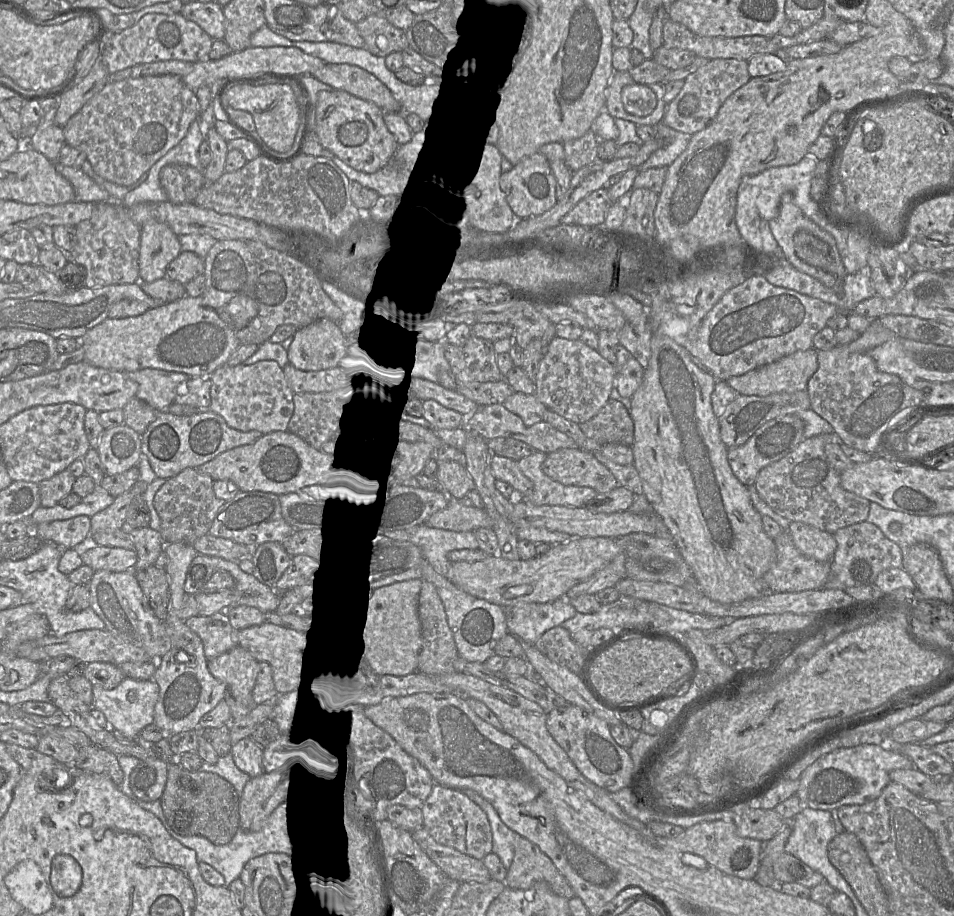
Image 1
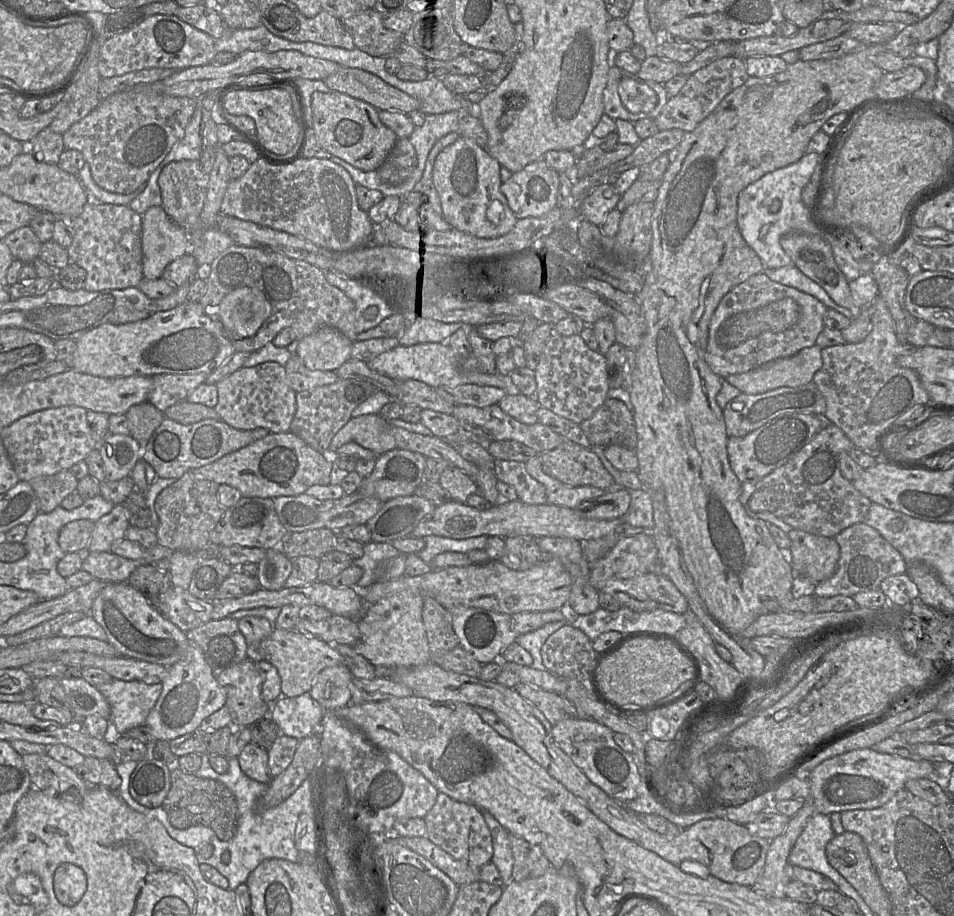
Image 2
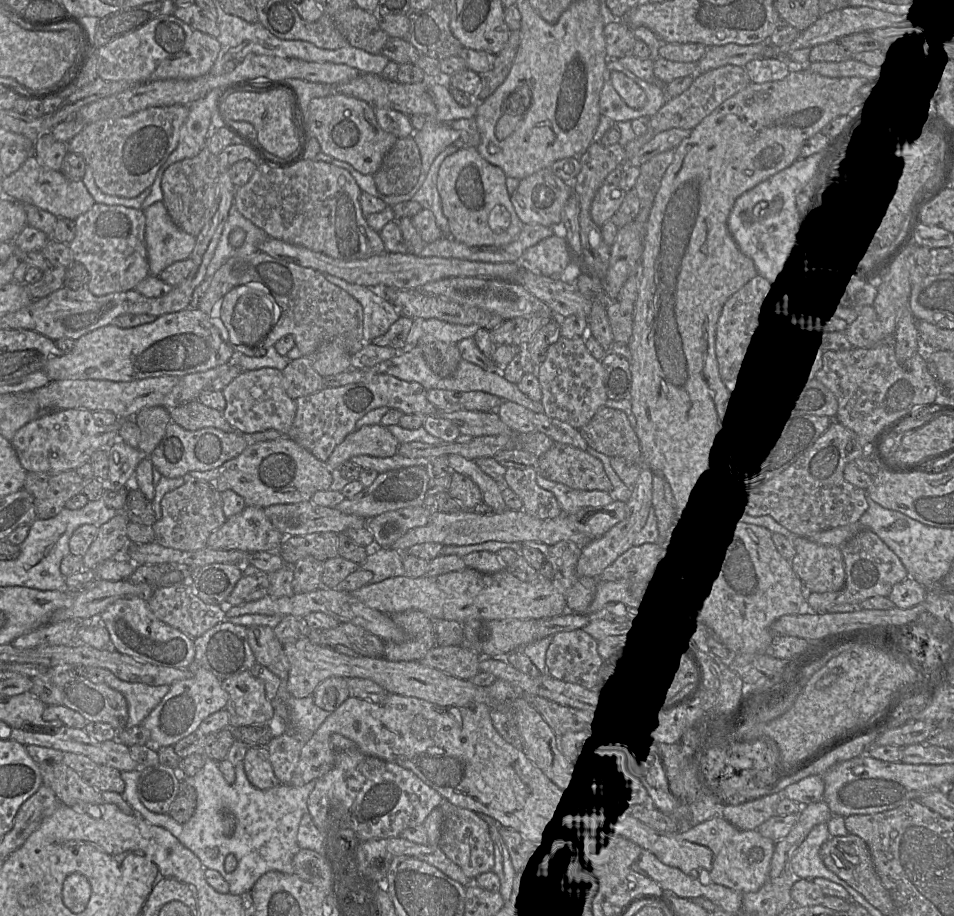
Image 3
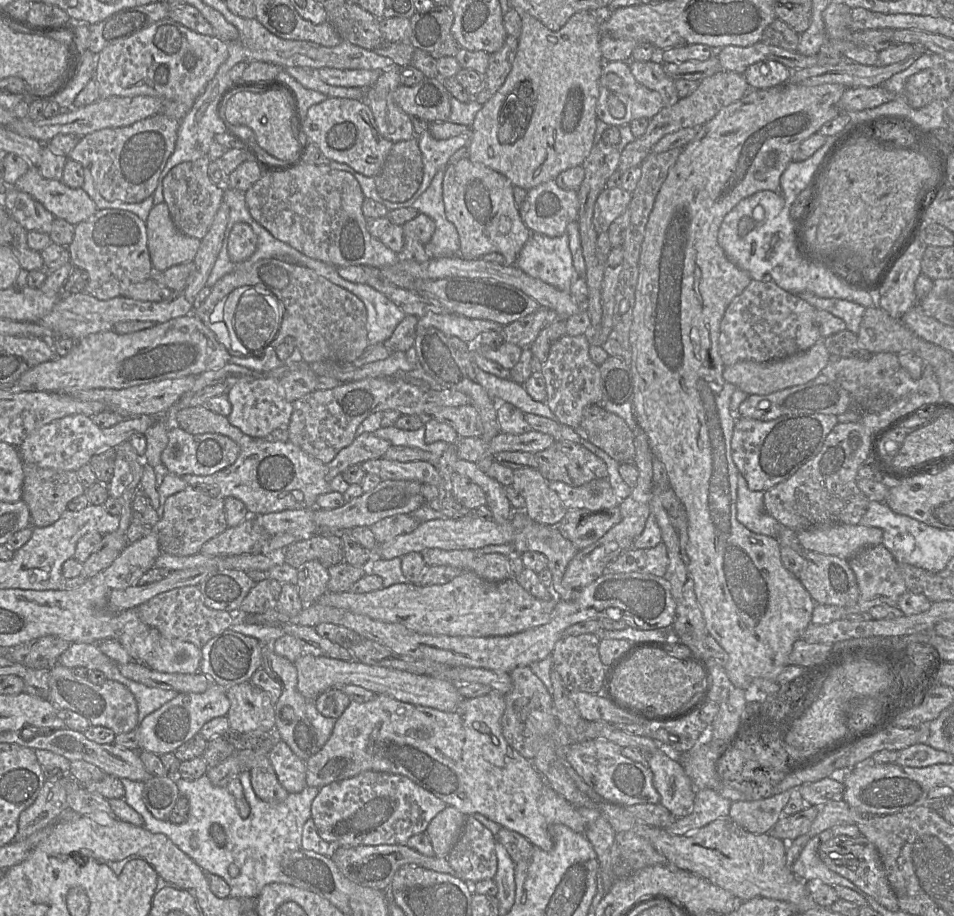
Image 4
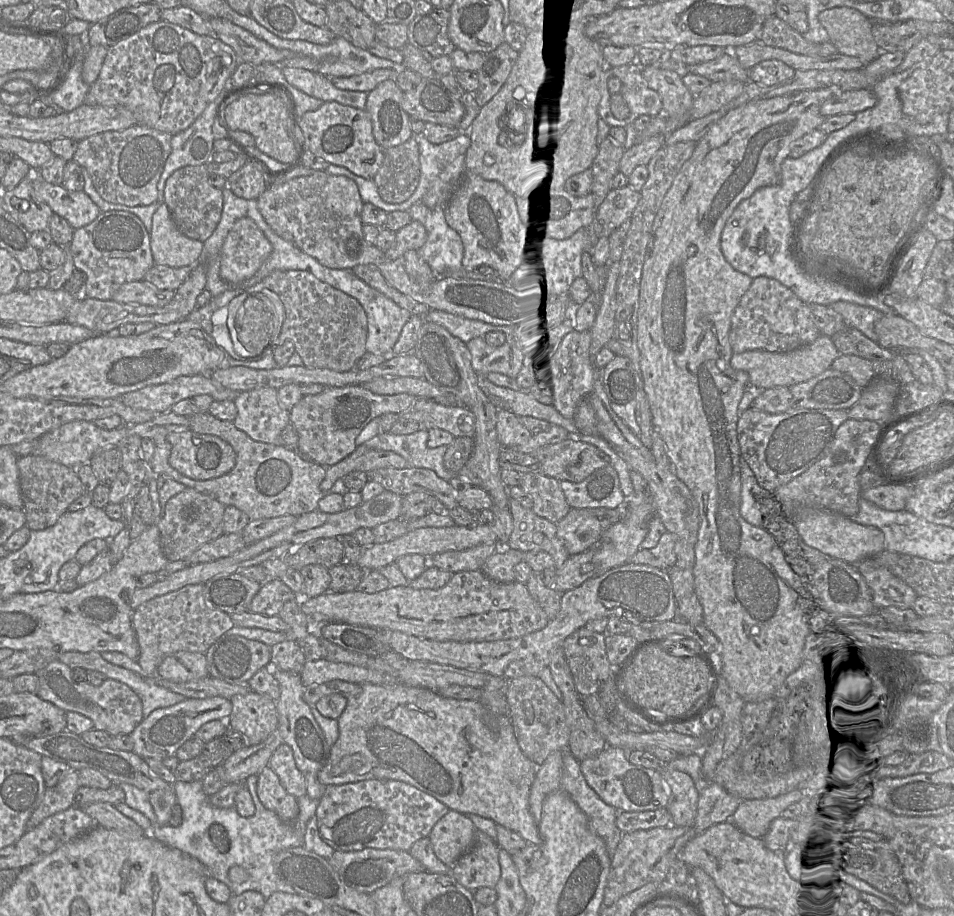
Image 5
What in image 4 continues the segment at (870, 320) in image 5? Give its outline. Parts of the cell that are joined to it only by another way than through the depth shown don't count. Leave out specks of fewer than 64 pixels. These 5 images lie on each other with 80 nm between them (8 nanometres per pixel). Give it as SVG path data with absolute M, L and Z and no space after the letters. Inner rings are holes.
M801 292L798 296L816 309L826 310L843 319L848 330L858 333L866 307L844 299L823 298L812 292Z

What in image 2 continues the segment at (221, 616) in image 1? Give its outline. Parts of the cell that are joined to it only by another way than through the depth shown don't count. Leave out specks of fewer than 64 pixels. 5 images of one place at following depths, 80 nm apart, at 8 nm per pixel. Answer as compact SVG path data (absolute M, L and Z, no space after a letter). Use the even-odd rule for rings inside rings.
M232 618L211 620L186 633L188 640L202 650L206 662L214 672L243 662L248 658L248 646L238 623Z

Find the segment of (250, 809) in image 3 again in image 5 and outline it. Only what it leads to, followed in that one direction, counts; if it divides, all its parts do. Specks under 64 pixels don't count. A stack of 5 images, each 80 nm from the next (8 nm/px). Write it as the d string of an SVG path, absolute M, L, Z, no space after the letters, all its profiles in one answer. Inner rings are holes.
M251 775L244 781L255 804L255 813L251 817L242 817L235 806L230 808L213 806L209 801L210 796L203 791L201 780L192 782L177 780L173 788L183 815L182 824L178 827L157 823L149 793L127 783L121 783L119 786L125 793L124 803L143 813L152 823L150 835L167 846L198 859L208 868L212 877L229 887L233 895L249 890L259 892L266 899L275 892L294 894L296 893L294 888L275 872L274 856L282 850L303 846L306 826L310 818L315 816L318 800L310 798L307 794L298 797L298 817L293 822L285 823L274 812L263 806L257 795L257 781L257 775ZM235 865L247 870L249 877L245 882L235 884L229 879L228 871Z

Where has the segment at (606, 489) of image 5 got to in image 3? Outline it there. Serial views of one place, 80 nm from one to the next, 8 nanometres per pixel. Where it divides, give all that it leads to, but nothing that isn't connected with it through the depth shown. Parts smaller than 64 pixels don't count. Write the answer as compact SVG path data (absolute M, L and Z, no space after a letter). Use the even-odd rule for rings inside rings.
M539 472L536 481L540 487L554 494L563 514L569 514L584 507L606 506L614 500L610 493L606 491L573 489L564 484L548 480Z

